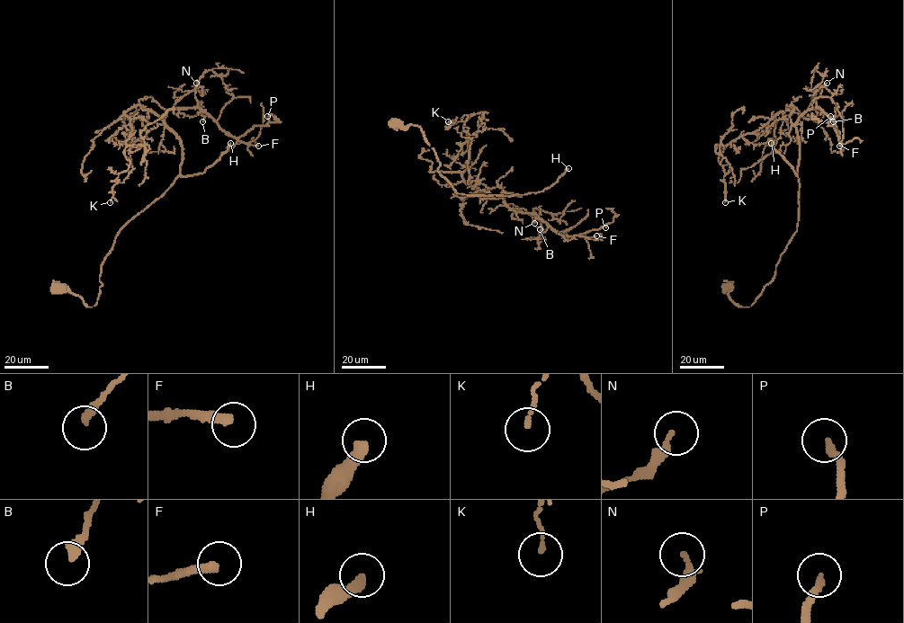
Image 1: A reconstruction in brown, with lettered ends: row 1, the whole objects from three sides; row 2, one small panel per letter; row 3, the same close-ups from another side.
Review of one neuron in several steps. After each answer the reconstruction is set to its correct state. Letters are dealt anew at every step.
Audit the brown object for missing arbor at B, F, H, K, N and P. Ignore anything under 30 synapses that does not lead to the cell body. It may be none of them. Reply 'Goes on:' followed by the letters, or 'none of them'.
Goes on: F, H, P

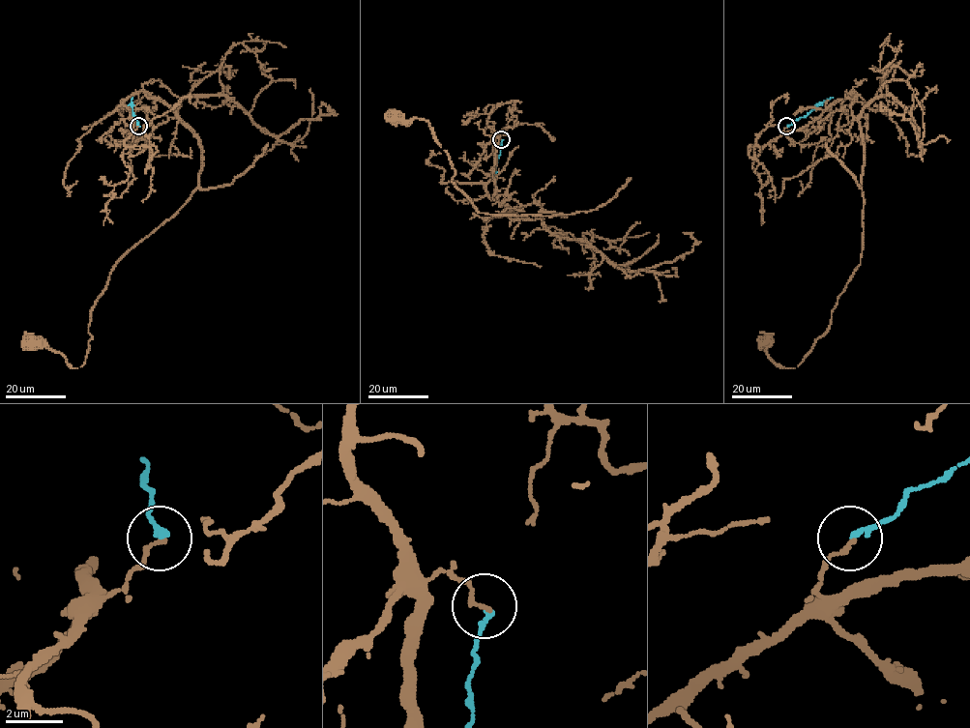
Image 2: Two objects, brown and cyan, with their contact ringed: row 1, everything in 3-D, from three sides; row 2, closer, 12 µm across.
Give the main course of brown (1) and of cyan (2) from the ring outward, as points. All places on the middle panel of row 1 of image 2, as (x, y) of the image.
1: (501, 139), (485, 185), (492, 198), (565, 217), (479, 213), (452, 182), (448, 153), (426, 121), (393, 115)
2: (501, 139), (495, 164), (495, 185)

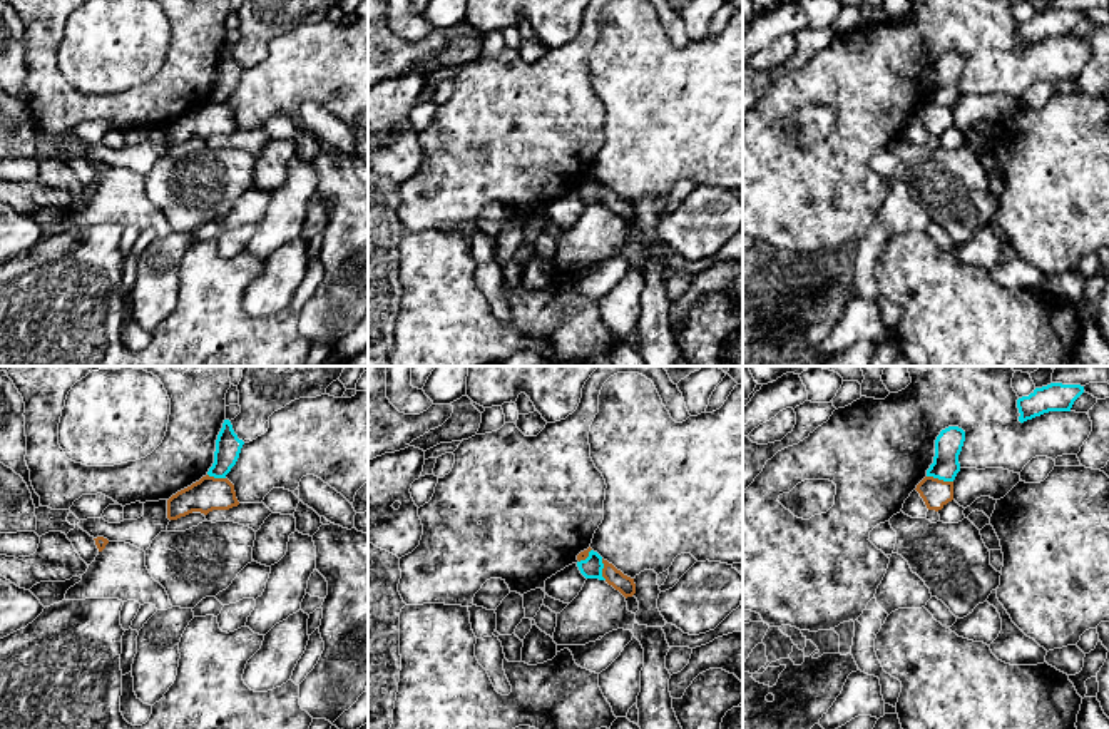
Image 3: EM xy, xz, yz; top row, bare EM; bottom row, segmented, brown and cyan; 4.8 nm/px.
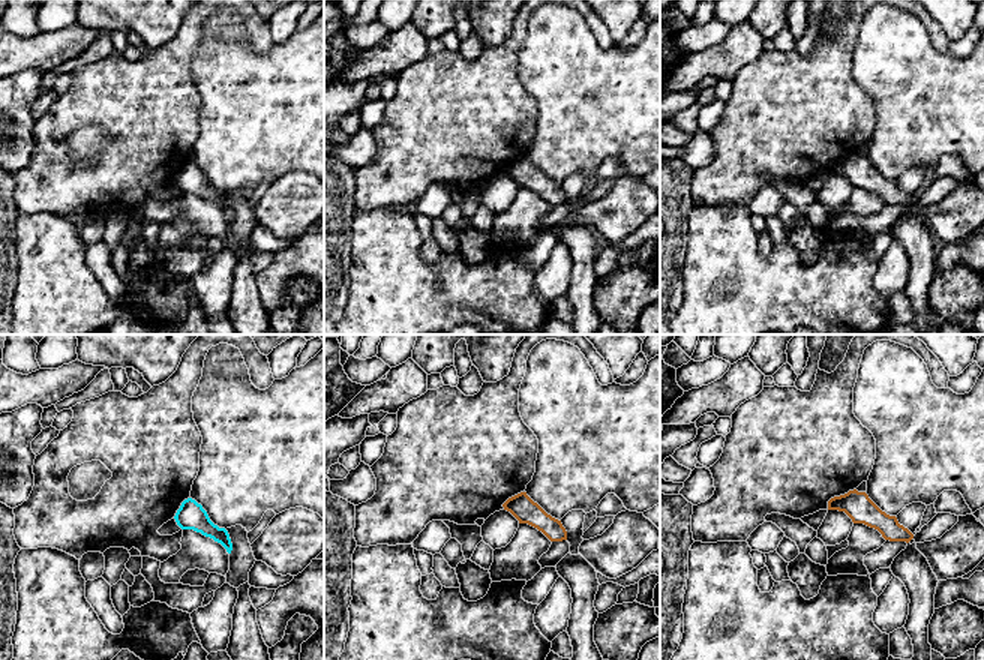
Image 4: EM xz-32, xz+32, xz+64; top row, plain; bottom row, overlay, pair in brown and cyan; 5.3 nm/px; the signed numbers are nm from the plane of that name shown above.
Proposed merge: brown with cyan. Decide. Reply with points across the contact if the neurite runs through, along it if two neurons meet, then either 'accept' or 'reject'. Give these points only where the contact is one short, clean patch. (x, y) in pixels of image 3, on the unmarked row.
border yz (927, 101), (952, 107); reject

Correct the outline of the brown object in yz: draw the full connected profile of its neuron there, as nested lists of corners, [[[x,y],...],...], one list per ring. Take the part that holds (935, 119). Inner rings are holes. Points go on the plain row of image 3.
[[[925,102],[915,115],[920,119],[928,135],[938,137],[953,125],[953,107]]]

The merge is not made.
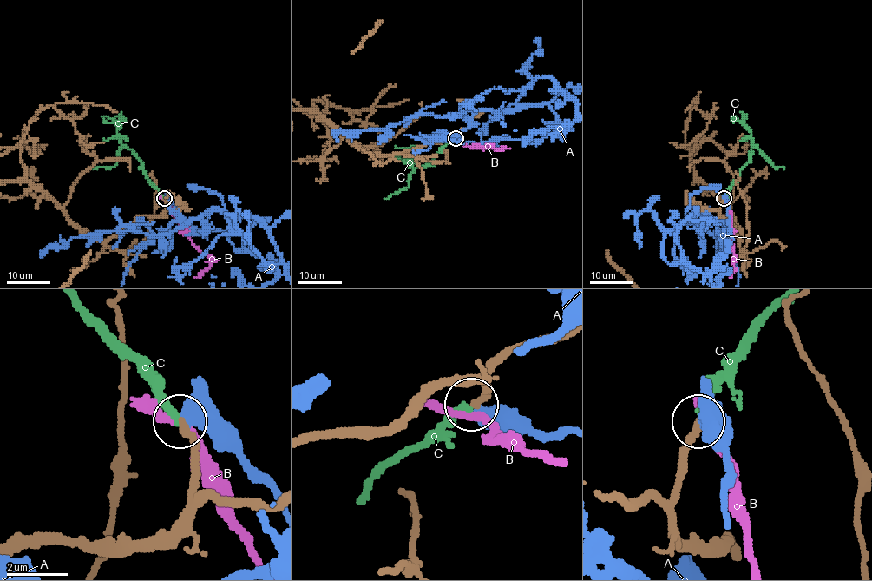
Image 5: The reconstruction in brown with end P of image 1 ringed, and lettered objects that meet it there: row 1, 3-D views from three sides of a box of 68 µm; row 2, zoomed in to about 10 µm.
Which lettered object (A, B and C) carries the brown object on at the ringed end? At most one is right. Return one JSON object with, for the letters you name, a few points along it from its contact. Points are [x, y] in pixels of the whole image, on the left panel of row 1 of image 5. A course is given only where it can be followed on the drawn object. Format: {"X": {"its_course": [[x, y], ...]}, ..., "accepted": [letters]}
{"C": {"its_course": [[163, 199], [161, 193], [147, 178], [140, 161], [124, 145], [116, 130], [121, 119], [111, 122], [103, 119]]}, "accepted": ["C"]}

